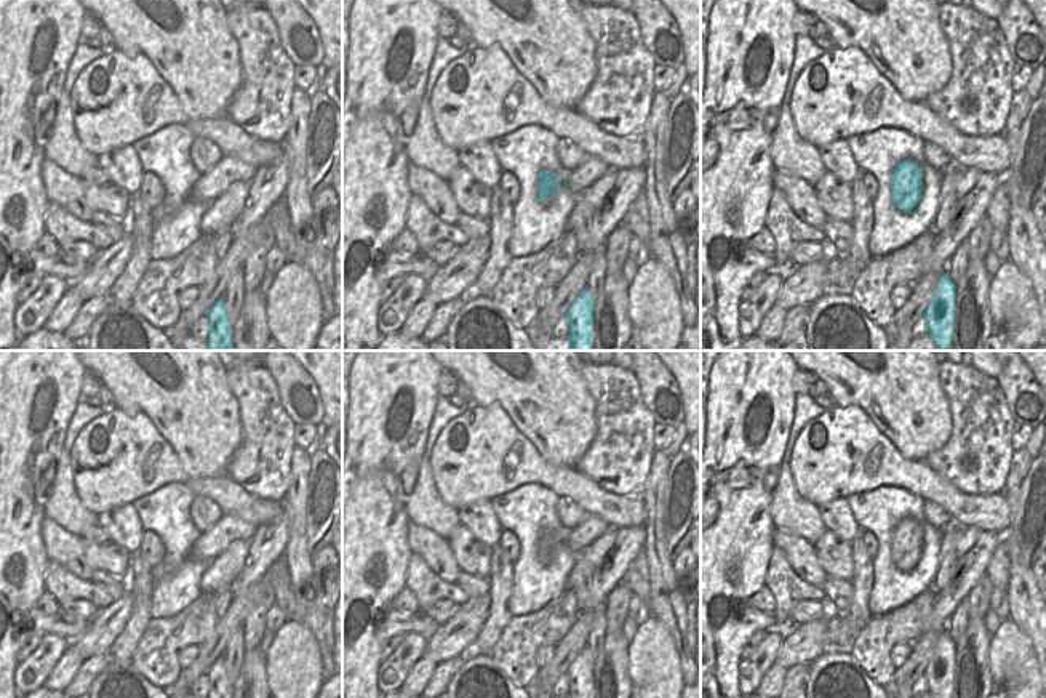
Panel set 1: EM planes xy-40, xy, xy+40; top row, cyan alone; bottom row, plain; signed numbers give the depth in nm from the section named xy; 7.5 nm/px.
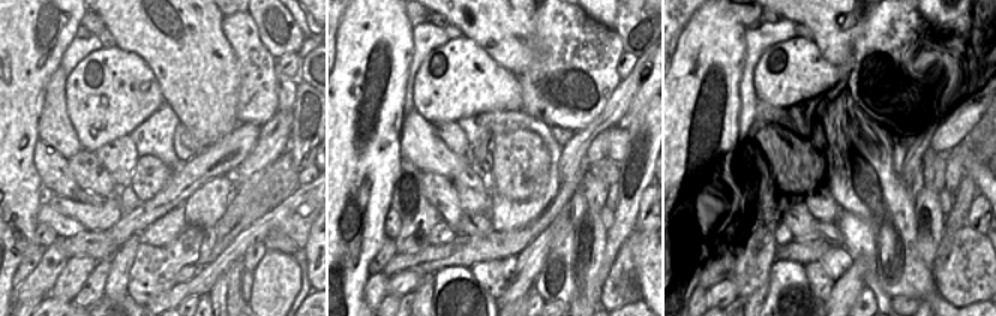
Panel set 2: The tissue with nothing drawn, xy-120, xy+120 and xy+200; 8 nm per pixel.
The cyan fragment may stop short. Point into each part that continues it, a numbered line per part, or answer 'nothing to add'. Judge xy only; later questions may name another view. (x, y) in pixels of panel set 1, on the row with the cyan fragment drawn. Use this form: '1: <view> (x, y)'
nothing to add

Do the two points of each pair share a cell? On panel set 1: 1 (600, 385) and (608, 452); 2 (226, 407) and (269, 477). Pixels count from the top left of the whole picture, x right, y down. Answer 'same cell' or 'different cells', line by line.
1: same cell
2: different cells

